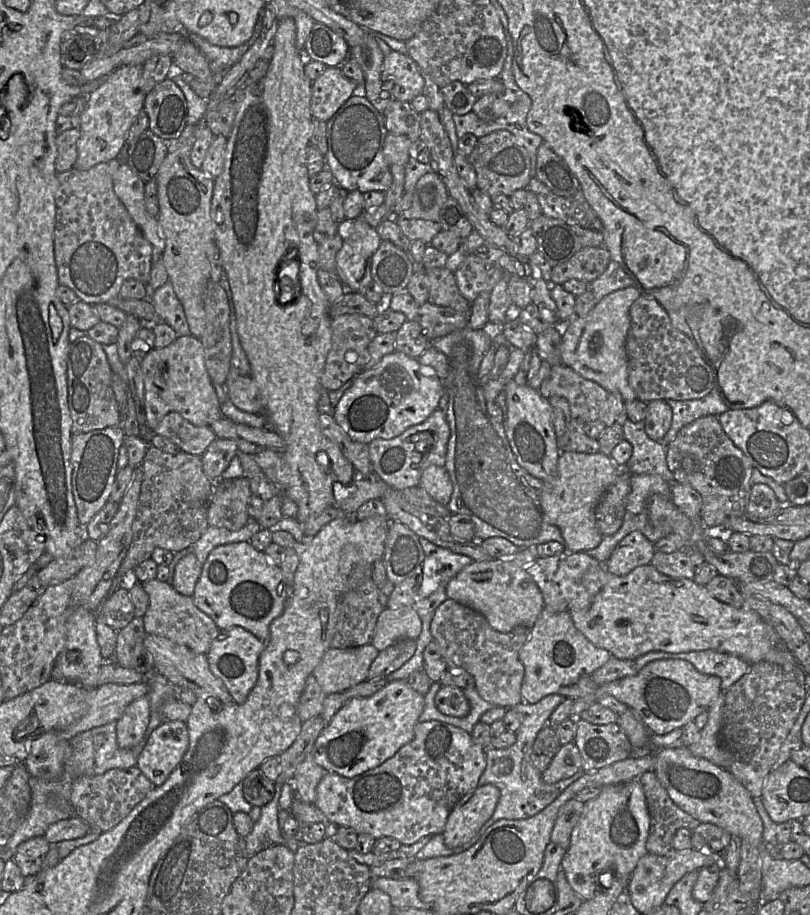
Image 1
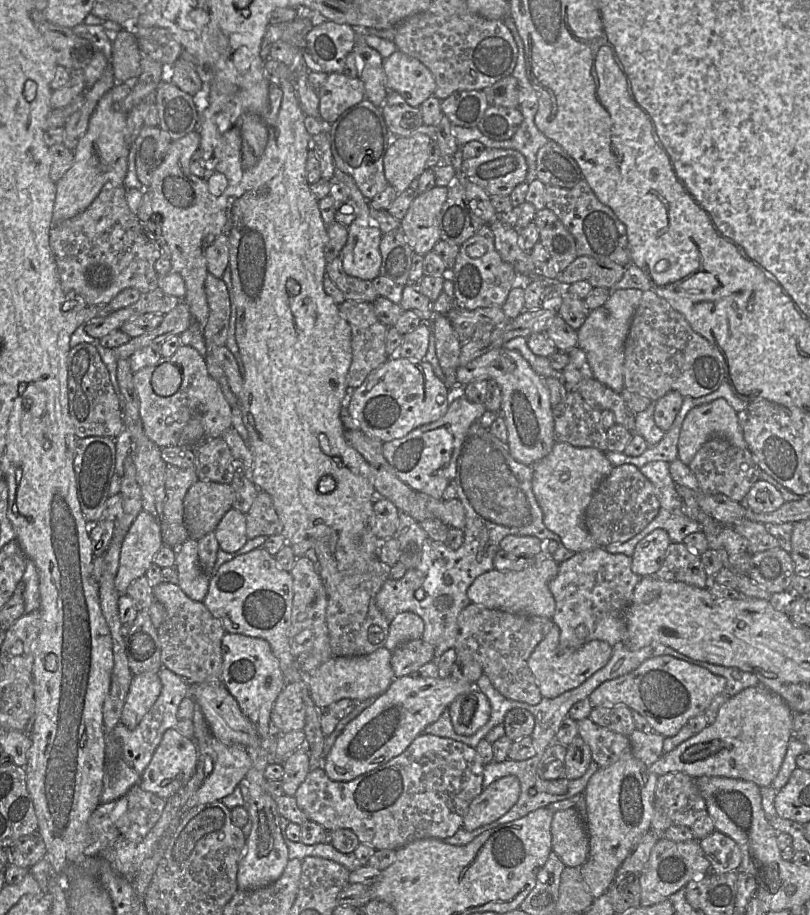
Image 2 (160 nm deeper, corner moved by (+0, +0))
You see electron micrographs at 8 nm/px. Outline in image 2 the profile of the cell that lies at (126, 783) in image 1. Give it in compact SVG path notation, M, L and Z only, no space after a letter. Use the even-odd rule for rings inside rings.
M133 786L127 793L128 809L117 821L121 836L128 840L143 839L161 818L166 800Z

